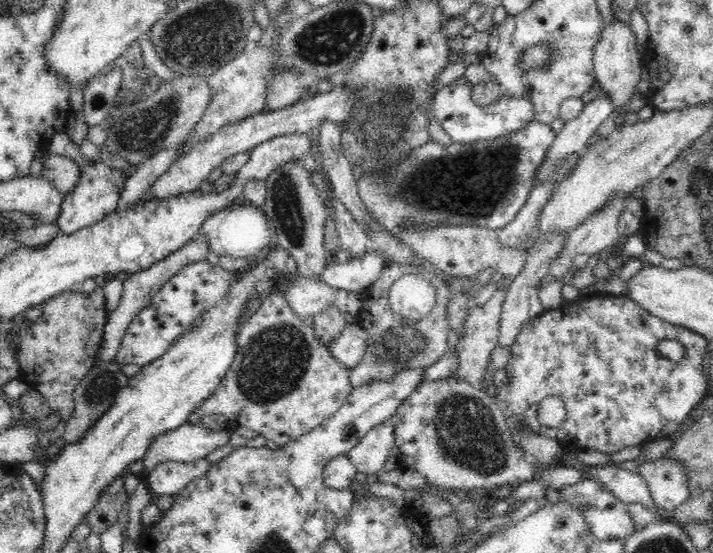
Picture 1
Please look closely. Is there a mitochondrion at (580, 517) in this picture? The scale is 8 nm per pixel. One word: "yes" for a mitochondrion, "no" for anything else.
no

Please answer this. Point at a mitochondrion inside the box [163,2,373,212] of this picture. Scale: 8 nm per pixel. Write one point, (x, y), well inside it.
(331, 39)

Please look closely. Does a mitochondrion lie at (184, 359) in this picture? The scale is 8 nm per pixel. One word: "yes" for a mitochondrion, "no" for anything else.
no

